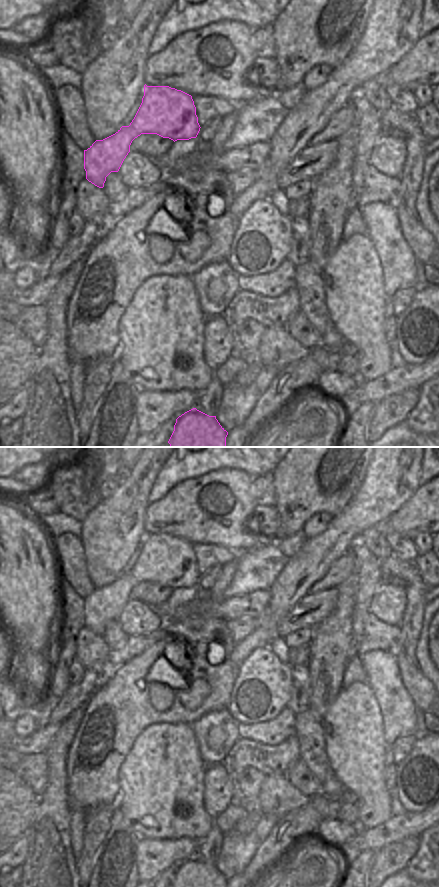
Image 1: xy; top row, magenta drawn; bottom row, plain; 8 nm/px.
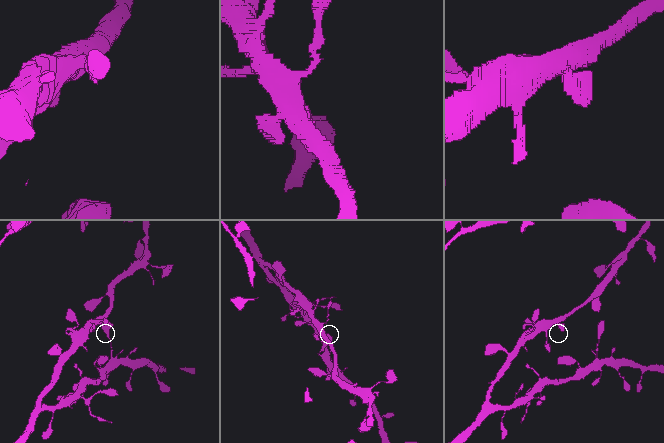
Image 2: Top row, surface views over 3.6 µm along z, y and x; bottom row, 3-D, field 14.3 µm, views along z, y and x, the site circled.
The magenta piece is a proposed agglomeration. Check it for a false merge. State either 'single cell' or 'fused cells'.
single cell

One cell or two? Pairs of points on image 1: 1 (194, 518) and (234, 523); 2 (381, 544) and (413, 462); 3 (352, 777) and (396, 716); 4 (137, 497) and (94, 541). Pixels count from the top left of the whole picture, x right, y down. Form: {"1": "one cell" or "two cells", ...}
{"1": "one cell", "2": "two cells", "3": "two cells", "4": "one cell"}

